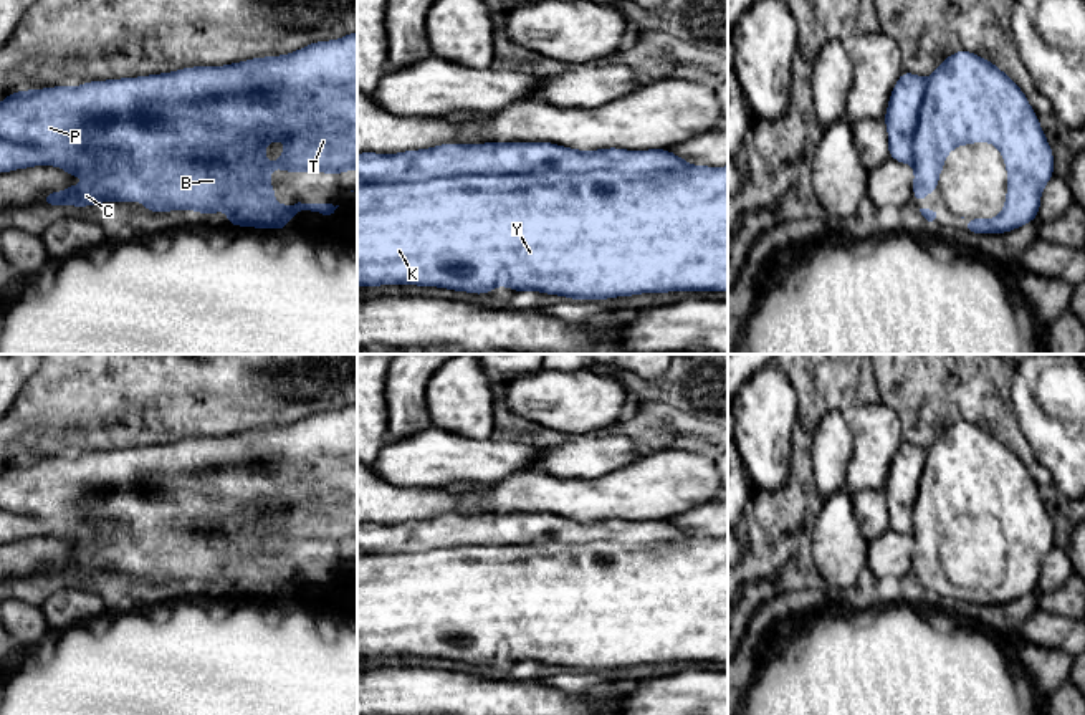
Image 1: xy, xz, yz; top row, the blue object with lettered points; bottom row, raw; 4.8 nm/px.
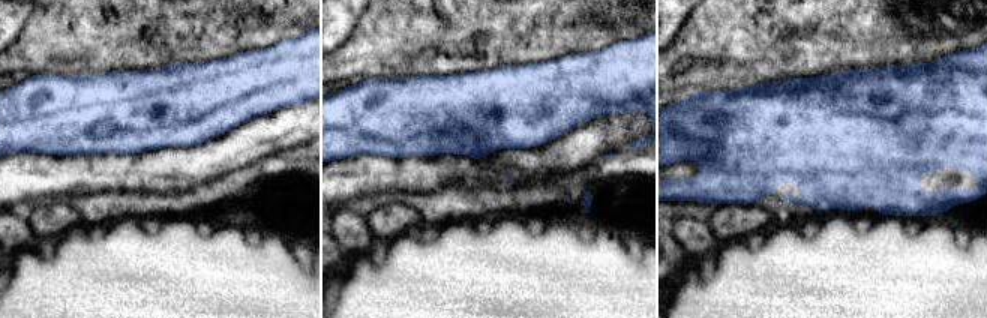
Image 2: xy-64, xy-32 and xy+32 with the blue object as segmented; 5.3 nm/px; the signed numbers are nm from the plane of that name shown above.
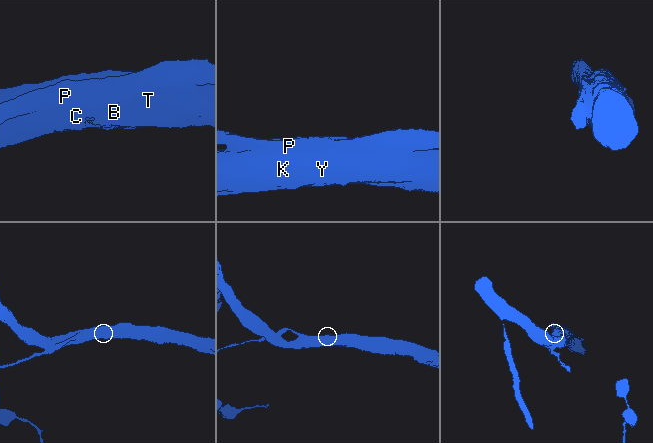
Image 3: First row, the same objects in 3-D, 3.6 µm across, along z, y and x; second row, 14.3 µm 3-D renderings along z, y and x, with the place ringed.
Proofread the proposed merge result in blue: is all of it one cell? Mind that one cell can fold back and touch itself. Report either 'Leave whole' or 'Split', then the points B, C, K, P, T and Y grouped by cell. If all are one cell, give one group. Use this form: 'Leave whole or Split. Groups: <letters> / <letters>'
Split. Groups: B C K T Y / P

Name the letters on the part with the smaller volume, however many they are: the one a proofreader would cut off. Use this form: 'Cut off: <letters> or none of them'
Cut off: P

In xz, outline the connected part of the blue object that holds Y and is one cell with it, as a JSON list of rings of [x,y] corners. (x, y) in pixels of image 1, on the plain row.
[[[728,536],[648,545],[587,543],[438,548],[357,554],[357,657],[417,655],[475,665],[498,655],[577,670],[728,662]]]

